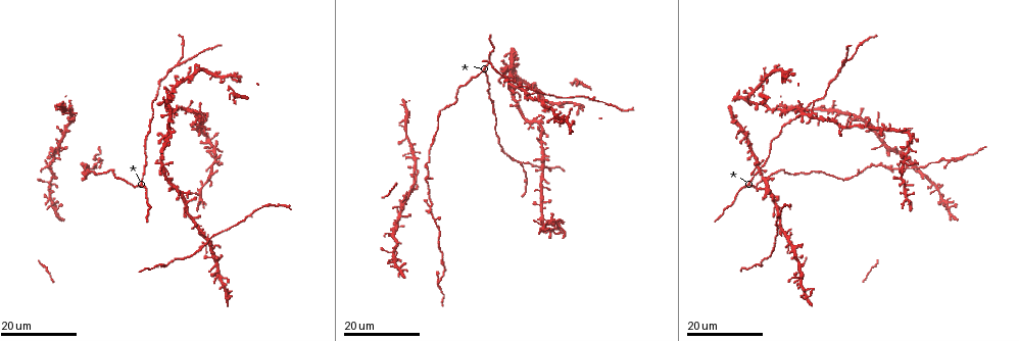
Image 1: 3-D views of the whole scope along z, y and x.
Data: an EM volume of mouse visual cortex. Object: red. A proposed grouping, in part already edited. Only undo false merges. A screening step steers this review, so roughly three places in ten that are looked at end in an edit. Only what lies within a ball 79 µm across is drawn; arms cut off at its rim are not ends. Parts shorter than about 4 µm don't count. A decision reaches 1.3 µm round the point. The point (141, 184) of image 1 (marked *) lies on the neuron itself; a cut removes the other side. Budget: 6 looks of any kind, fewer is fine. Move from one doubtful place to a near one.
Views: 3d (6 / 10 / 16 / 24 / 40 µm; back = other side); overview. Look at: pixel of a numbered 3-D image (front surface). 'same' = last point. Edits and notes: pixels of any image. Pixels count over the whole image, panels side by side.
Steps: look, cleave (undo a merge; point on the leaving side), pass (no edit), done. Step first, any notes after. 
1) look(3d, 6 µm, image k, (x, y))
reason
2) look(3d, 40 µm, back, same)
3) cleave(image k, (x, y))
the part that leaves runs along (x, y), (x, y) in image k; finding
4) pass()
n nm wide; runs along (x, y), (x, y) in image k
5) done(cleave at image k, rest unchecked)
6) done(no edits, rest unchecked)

look(3d, 16 µm, image 1, (780, 231))
three arms meet

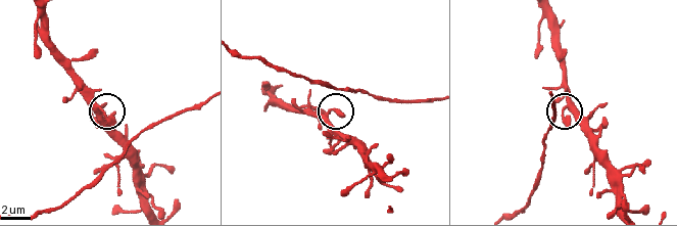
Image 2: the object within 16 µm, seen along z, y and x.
look(3d, 10 µm, image 2, (325, 115))

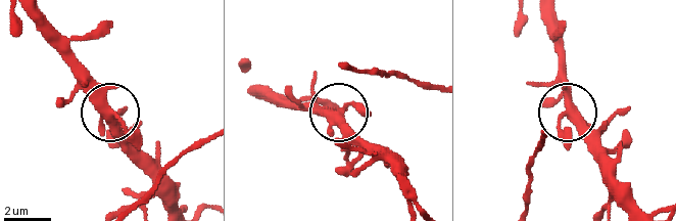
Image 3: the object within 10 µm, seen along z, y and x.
pass()
runs along (545, 16), (565, 104), (608, 149) in image 3; continuous, no second neuron

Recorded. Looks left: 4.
look(3d, 24 µm, image 1, (523, 164))
side arm on a straight run

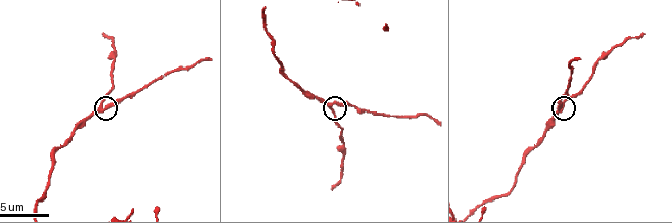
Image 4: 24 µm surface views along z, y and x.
look(3d, 6 µm, image 4, (329, 107))

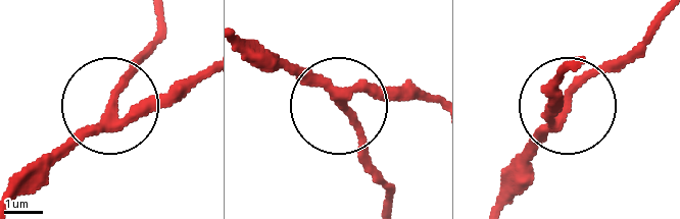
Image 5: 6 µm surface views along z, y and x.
pass()
3 arms; runs along (505, 201), (538, 132), (632, 48) in image 5; continuous, no second neuron

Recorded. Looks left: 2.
look(3d, 16 µm, image 1, (906, 163))
four or more arms meet

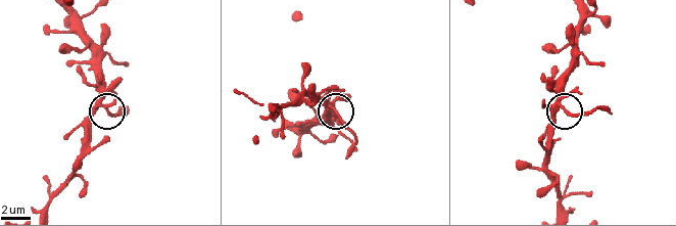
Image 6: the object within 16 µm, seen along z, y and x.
look(3d, 10 µm, image 6, (558, 107))

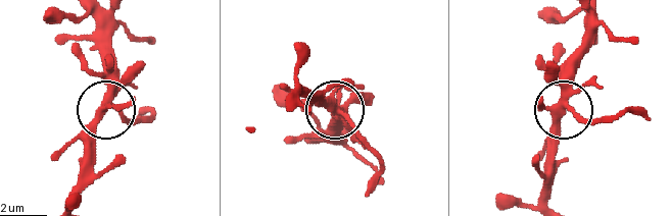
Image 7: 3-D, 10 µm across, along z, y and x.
pass()
one neuron here

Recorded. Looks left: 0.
done(no edits, rest unchecked)

